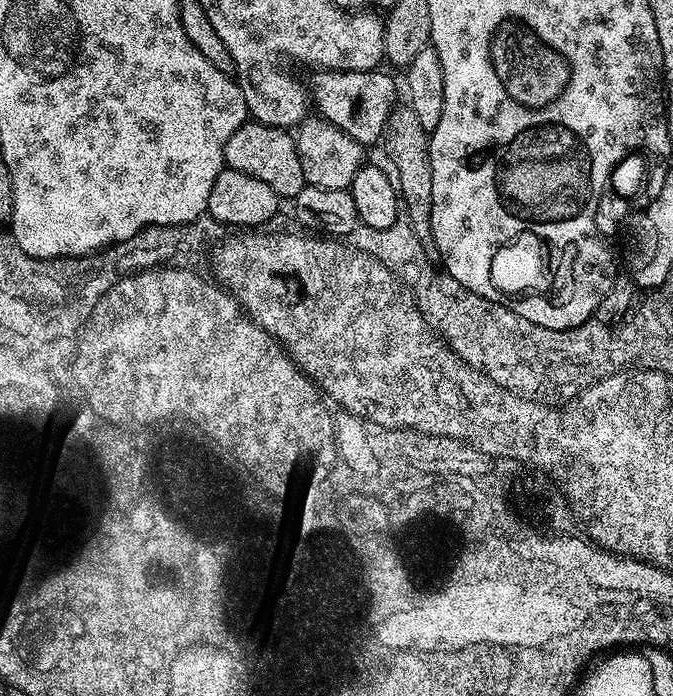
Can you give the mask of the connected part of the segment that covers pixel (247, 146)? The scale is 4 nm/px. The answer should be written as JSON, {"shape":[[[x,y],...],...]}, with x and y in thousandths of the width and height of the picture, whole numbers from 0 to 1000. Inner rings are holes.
{"shape":[[[379,175],[361,178],[342,193],[342,204],[336,204],[333,234],[360,250],[371,250],[371,256],[383,256],[383,261],[395,261],[395,267],[418,284],[437,284],[455,269],[438,194],[421,184]]]}

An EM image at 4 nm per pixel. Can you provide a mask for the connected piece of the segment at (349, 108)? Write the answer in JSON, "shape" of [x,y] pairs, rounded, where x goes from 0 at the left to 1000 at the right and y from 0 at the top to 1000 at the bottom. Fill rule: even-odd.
{"shape":[[[470,101],[462,106],[461,138],[467,155],[489,178],[502,181],[526,204],[542,210],[566,205],[571,182],[579,170],[582,157],[590,154],[588,121],[566,101],[544,103],[496,103],[492,101]]]}

